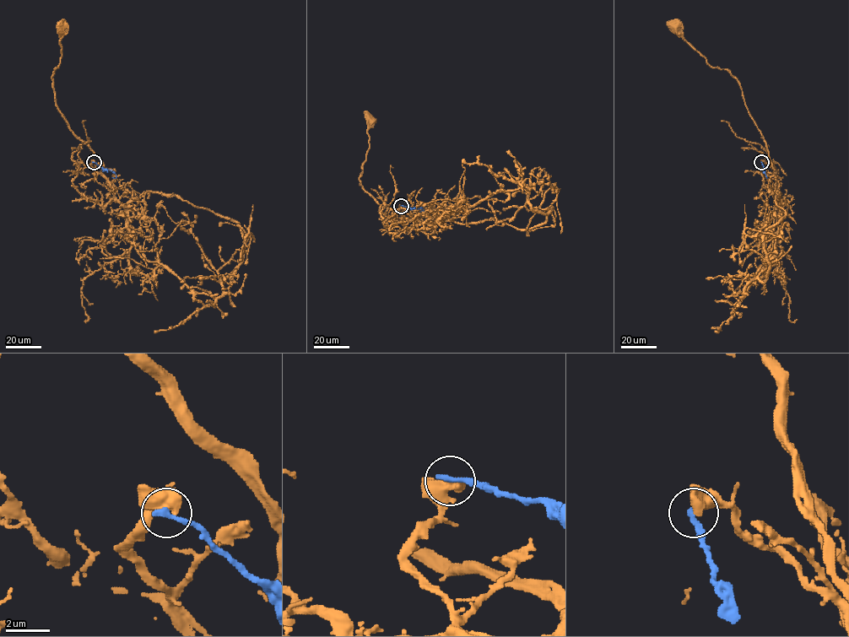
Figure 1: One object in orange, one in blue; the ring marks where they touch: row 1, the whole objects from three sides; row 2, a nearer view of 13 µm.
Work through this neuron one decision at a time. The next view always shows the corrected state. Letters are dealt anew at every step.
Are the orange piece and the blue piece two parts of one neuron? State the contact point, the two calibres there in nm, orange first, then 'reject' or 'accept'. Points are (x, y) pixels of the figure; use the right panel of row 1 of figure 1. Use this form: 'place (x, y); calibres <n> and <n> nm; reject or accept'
place (761, 162); calibres 750 and 320 nm; reject

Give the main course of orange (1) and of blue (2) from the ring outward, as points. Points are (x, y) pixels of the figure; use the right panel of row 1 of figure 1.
1: (762, 162), (775, 173), (764, 137), (744, 103), (740, 83), (727, 70), (711, 67), (673, 29), (676, 27)
2: (761, 162), (767, 177)

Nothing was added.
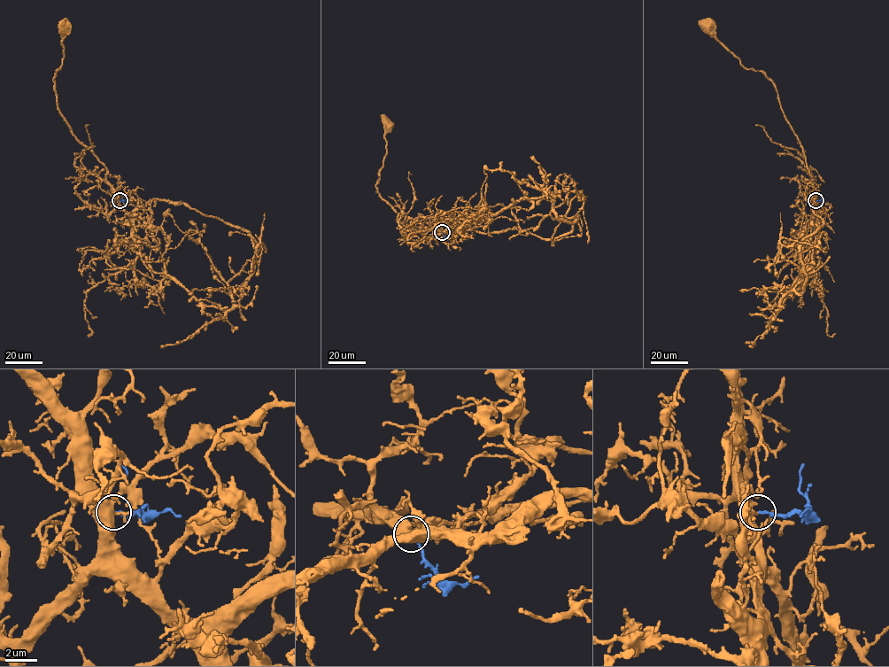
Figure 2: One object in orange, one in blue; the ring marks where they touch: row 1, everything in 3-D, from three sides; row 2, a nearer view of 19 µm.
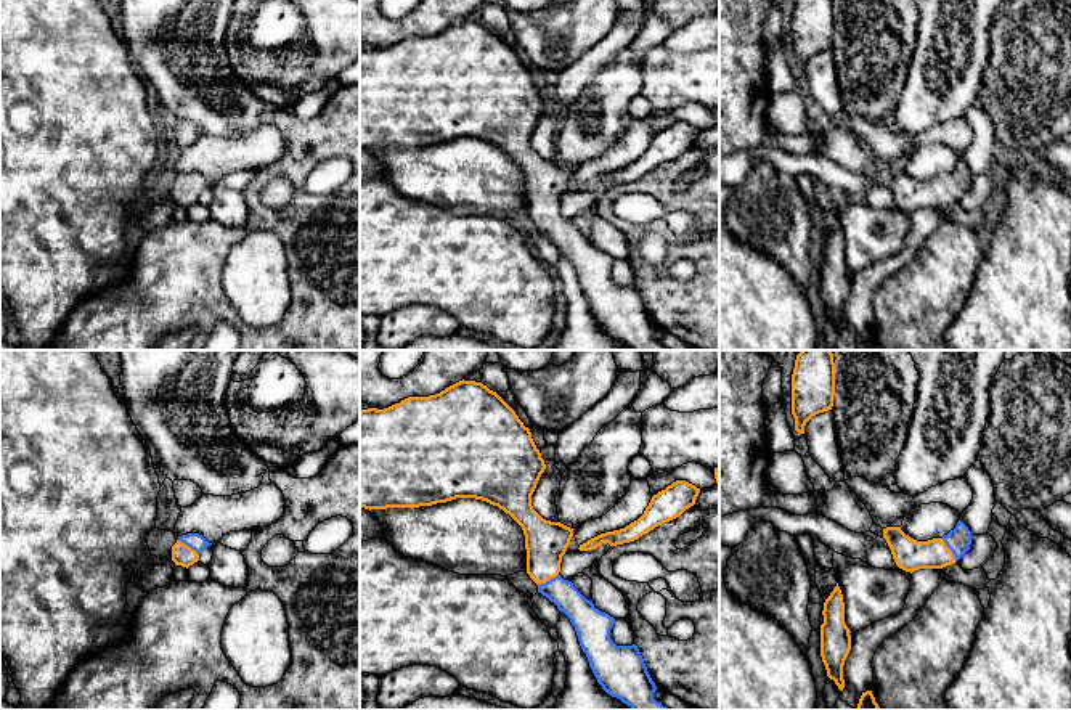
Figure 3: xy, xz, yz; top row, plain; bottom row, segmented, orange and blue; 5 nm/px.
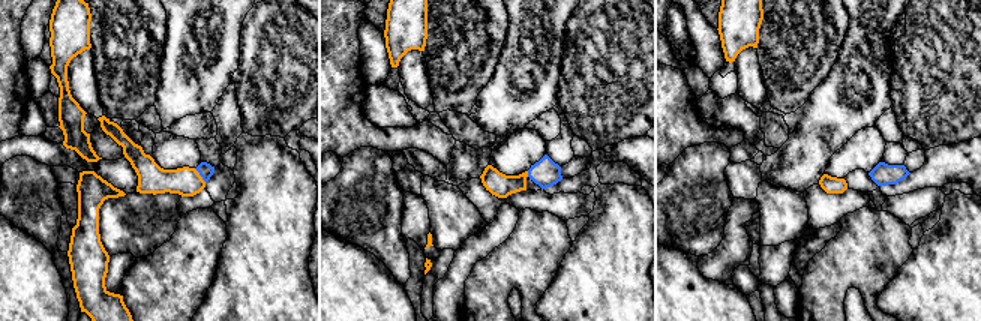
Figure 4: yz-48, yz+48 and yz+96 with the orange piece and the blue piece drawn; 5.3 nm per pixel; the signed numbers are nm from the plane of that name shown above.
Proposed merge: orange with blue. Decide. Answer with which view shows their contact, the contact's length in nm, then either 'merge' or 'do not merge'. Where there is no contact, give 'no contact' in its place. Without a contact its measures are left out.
yz | 140 nm | merge

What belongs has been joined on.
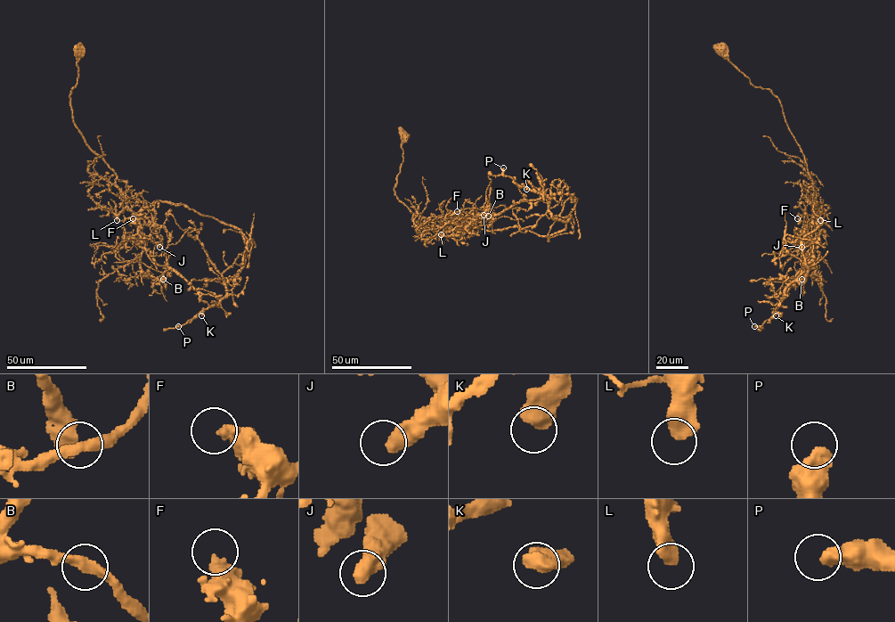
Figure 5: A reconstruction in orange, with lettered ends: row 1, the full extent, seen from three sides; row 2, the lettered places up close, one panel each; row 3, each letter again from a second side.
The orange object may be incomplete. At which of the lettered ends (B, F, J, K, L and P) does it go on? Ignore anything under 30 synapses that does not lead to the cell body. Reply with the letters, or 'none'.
L

